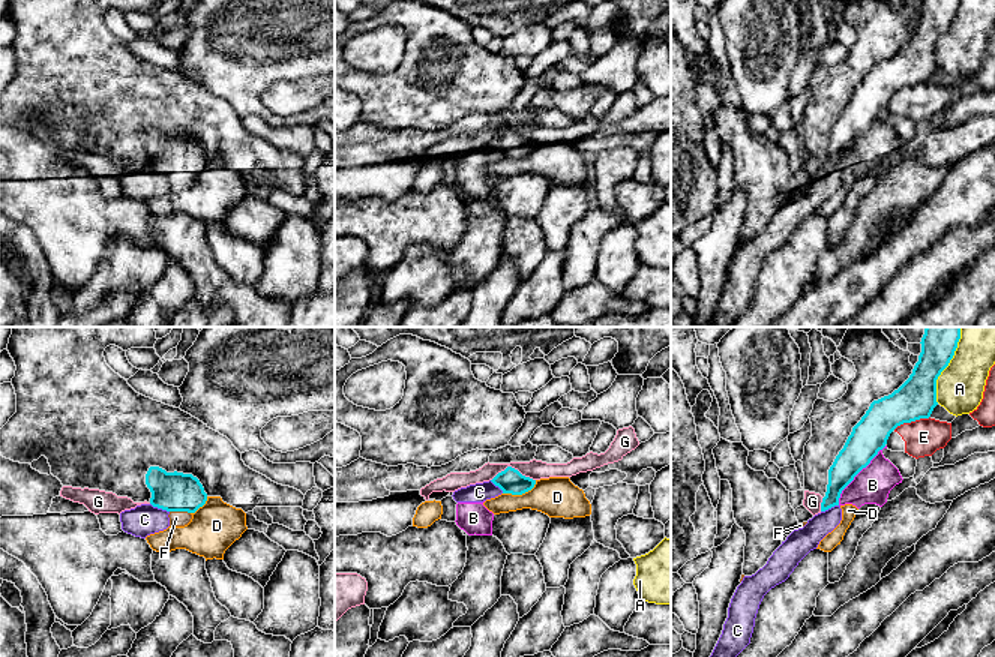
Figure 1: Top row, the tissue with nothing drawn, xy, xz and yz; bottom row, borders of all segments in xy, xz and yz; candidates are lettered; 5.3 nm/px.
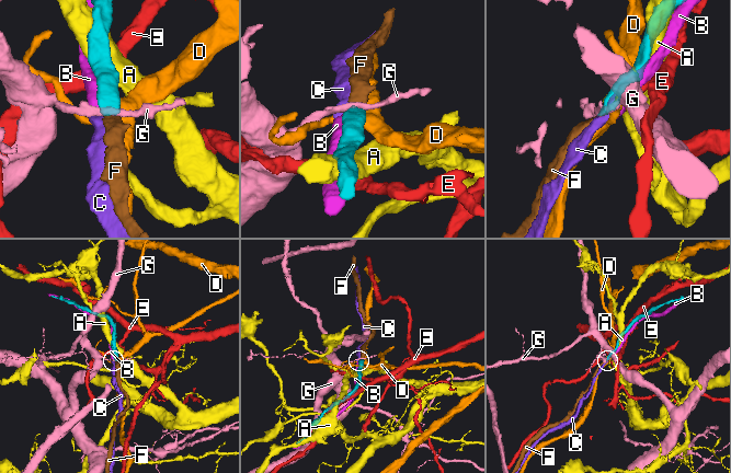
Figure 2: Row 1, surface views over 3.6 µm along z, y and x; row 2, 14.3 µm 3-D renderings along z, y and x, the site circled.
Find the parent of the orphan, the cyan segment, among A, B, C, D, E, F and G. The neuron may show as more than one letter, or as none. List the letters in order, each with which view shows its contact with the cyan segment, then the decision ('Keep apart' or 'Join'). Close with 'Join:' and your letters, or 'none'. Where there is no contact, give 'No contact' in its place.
A: Touches cyan in yz. Keep apart
B: Touches cyan in yz. Keep apart
C: Touches cyan in xy. Keep apart
D: Touches cyan in xz. Keep apart
E: Touches cyan in yz. Keep apart
F: Touches cyan in xy. Join
G: Touches cyan in xz. Keep apart
Join: F

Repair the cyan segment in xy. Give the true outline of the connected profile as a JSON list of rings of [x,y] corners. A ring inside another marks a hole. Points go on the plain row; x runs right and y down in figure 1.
[[[150,130],[146,148],[152,156],[150,168],[170,177],[170,190],[188,189],[192,178],[207,165],[203,148],[192,138]]]

